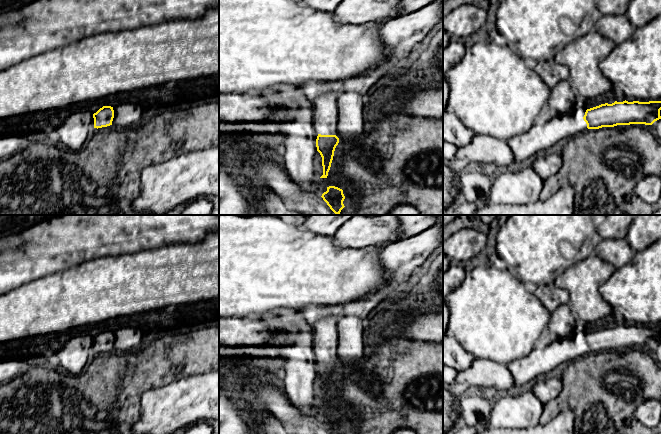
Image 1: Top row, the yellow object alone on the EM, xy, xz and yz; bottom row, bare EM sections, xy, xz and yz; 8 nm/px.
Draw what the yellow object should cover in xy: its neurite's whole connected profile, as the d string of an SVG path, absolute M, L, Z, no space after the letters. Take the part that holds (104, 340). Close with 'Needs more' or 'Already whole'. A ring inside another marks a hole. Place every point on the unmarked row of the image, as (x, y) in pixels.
M103 330L93 338L94 352L102 352L112 349L114 334L111 330Z. Already whole

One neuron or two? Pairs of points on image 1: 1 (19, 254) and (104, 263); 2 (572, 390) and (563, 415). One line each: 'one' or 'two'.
1: two
2: two

